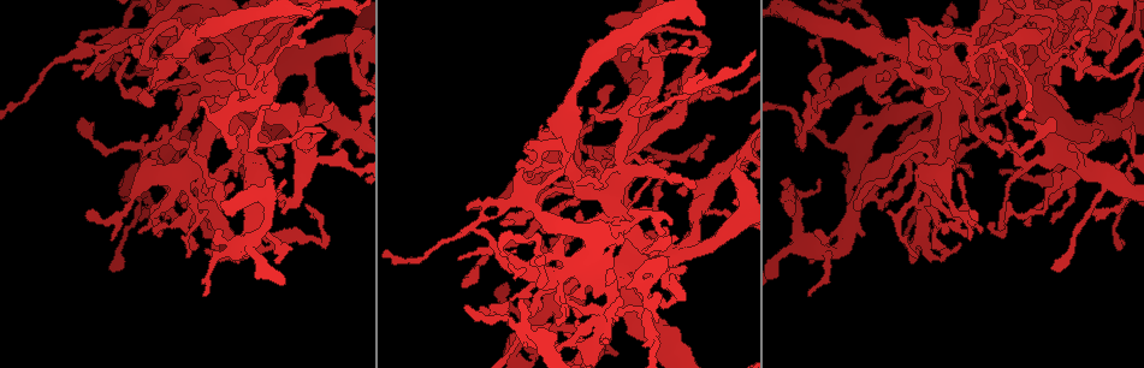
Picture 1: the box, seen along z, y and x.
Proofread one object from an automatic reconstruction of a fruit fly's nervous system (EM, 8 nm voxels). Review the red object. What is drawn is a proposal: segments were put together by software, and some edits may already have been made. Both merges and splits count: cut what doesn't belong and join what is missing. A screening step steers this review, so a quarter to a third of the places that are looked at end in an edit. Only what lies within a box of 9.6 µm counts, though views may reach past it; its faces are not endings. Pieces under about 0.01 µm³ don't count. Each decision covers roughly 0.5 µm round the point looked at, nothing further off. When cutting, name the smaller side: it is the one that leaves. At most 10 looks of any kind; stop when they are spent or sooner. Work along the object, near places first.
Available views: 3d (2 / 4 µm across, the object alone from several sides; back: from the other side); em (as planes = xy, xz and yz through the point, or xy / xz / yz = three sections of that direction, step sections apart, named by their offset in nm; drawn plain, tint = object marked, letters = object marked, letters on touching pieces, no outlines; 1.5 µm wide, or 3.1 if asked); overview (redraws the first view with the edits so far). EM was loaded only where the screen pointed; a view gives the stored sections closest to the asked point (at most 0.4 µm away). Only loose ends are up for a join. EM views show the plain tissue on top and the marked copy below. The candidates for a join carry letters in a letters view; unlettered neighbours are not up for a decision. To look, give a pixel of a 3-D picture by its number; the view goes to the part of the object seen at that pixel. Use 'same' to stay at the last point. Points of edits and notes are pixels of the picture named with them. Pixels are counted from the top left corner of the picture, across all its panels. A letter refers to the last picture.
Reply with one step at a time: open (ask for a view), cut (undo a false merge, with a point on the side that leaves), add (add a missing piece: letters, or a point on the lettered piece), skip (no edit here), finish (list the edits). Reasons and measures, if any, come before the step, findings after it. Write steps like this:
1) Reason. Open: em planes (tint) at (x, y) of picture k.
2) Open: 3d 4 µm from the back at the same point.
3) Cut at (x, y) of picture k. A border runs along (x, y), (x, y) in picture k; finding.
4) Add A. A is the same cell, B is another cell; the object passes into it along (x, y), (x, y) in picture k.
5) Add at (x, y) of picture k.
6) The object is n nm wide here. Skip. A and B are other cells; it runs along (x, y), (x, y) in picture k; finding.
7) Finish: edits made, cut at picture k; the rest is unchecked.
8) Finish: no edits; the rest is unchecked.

Free end. Open: 3d 2 µm at (811, 48) of picture 1.

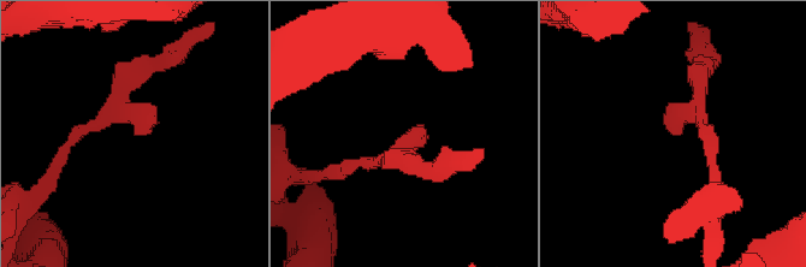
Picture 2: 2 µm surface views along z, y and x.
Need the tissue. Open: em xz step 8 (letters) at (406, 137) of picture 2.

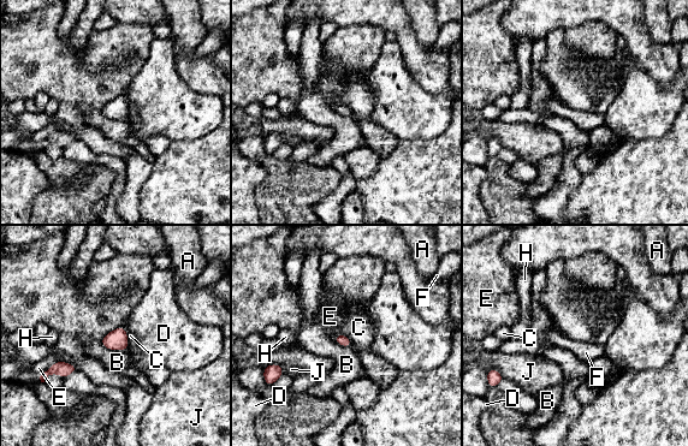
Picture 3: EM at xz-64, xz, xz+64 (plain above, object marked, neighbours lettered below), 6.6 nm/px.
Open: em planes (letters) at the same point.

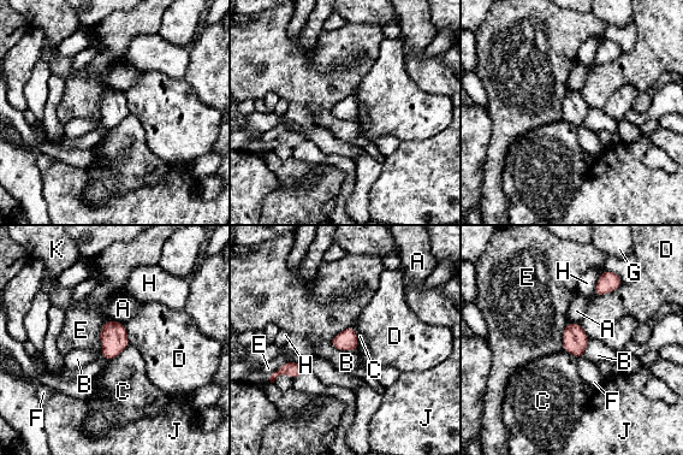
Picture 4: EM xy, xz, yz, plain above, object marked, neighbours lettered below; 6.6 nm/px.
The object is 140 nm wide here. Skip. A, B, C, D, E, F, G, H, J and K are other cells; a border runs along (108, 320), (100, 330), (101, 353) in picture 4; none of them fits.

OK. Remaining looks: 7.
Arms part here. Open: 3d 2 µm from the back at (1002, 104) of picture 1.

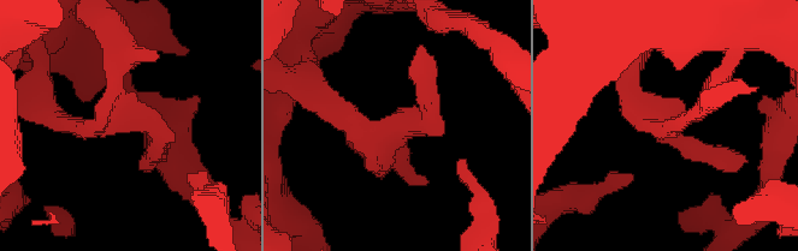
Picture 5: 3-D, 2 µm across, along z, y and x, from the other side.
Open: em planes (tint) at (90, 129) of picture 5.

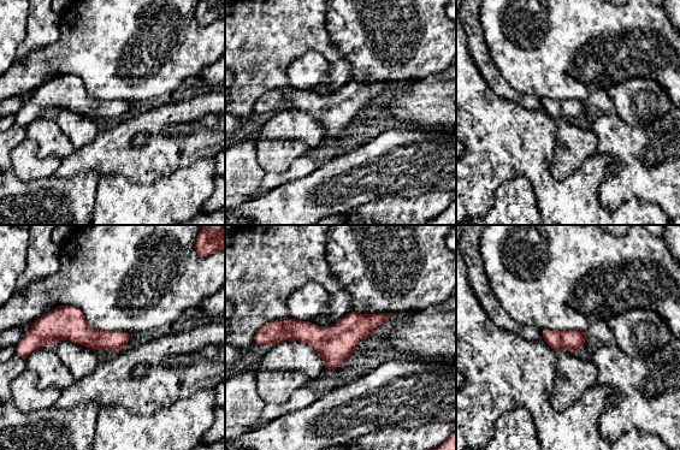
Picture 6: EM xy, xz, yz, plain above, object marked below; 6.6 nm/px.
Open: em planes (letters) at the same point.

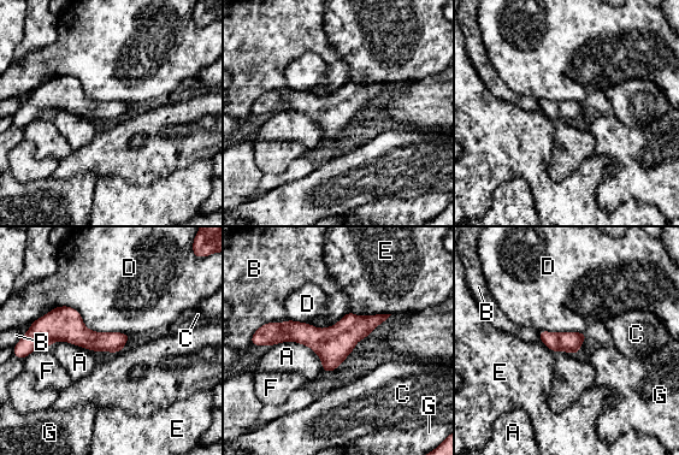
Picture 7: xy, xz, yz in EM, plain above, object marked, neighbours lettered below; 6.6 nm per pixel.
The longest contact is with D, 650 nm. Skip. A, B, C, D, E, F and G are other cells; a border runs along (30, 323), (71, 306), (129, 335) in picture 7; all the same neuron.

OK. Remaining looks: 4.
Arms part here. Open: 3d 4 µm at (1029, 168) of picture 1.

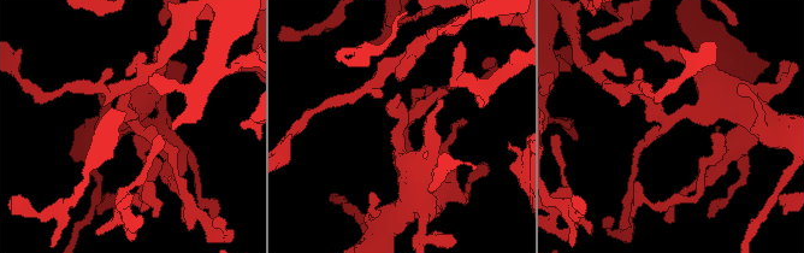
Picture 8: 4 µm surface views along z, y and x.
Open: em planes (letters) at (400, 122) of picture 8.

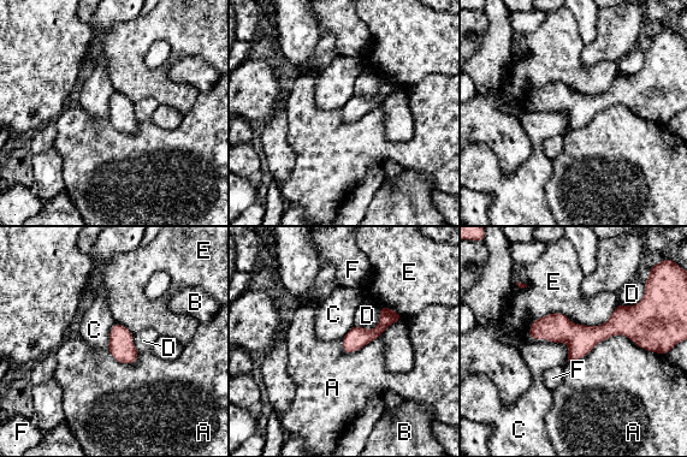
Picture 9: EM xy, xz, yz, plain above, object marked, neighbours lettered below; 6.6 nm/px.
Skip. A, B, C, D, E and F are other cells; it runs along (532, 330), (634, 328), (647, 336) in picture 9; one neuron here.

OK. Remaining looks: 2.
Free end. Open: 3d 2 µm from the back at (1051, 224) of picture 1.

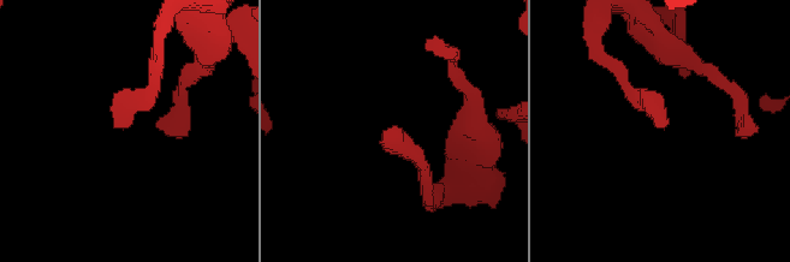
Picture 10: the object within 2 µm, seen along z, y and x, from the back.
Shape alone is not enough. Open: em planes (letters) at (113, 127) of picture 10.

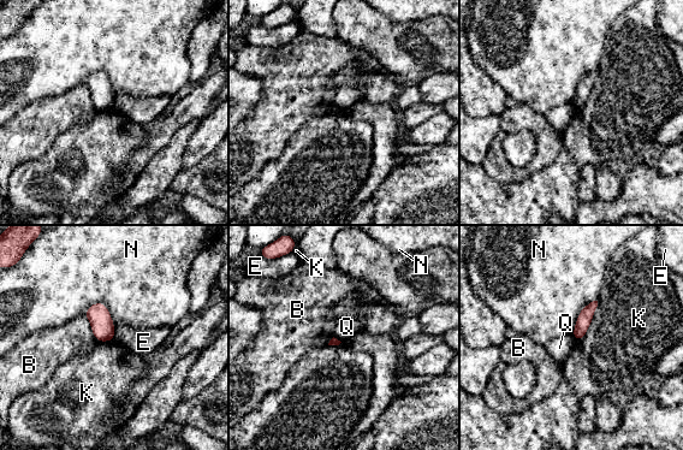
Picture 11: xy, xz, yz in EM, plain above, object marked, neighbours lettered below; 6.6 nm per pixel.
Skip. B, E, K, N and Q are other cells; a border runs along (598, 301), (587, 332), (576, 341) in picture 11; no lettered piece goes on from it.

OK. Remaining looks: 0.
Finish: no edits; the rest is unchecked.

